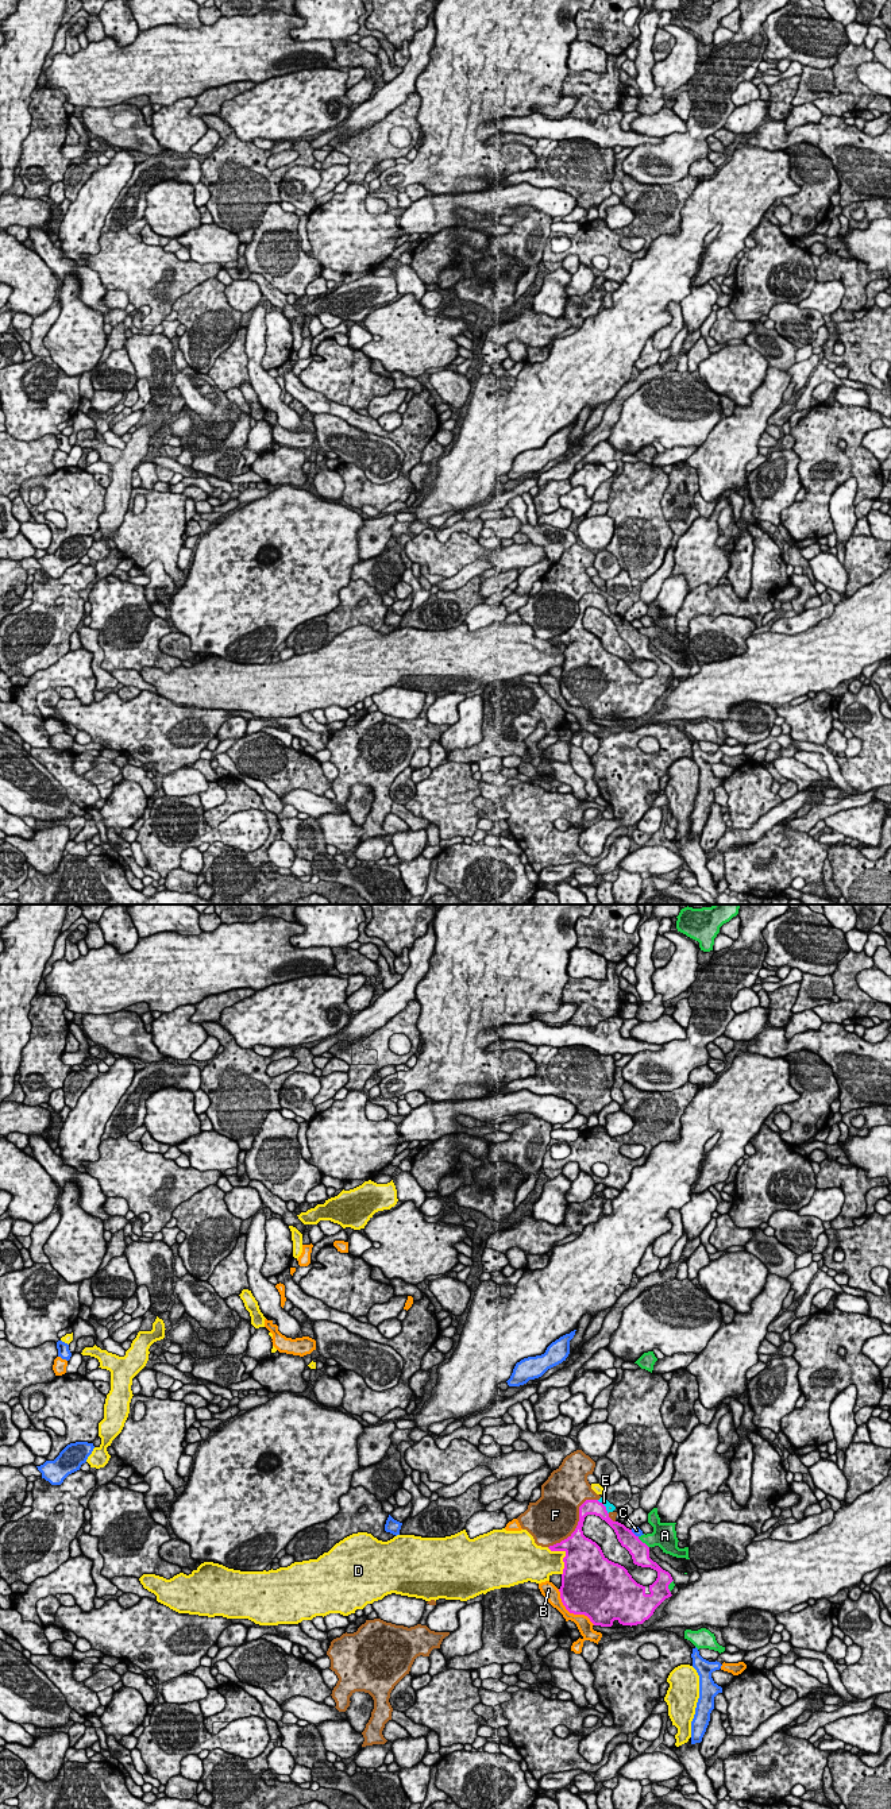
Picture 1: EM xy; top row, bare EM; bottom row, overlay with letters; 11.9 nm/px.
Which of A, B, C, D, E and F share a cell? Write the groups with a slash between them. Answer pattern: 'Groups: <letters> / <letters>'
Groups: A / B / C / D / E F

